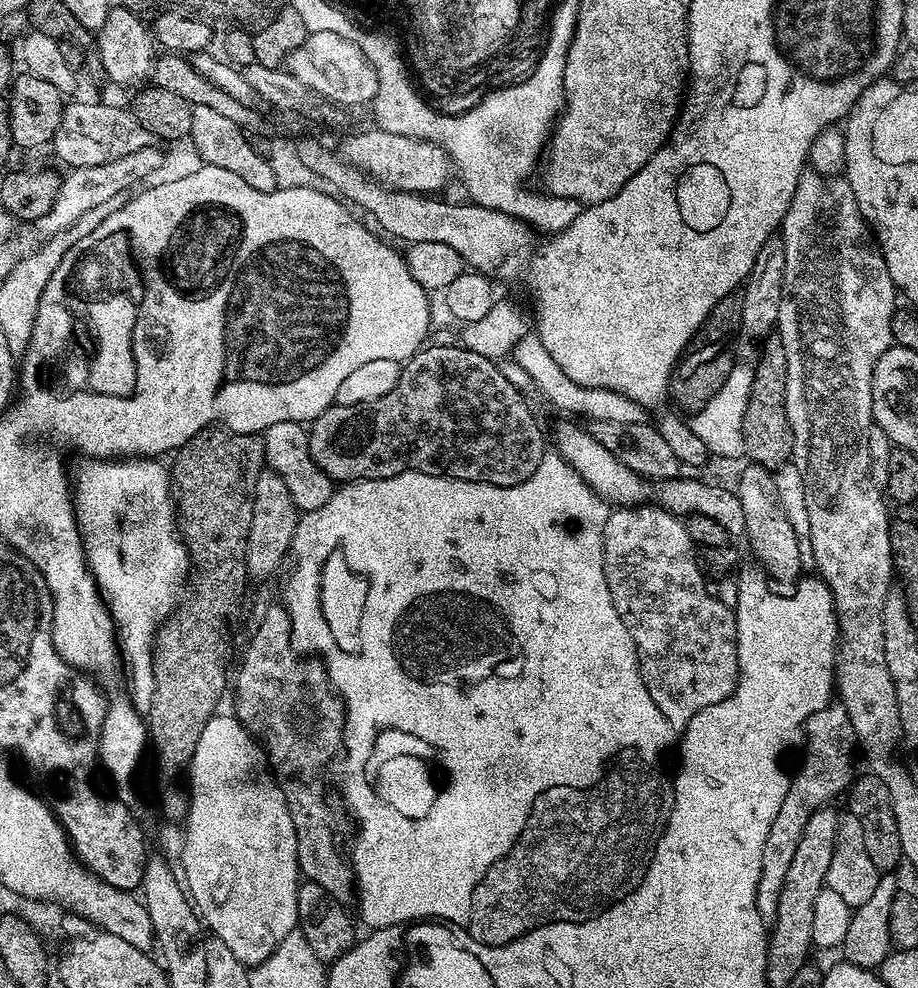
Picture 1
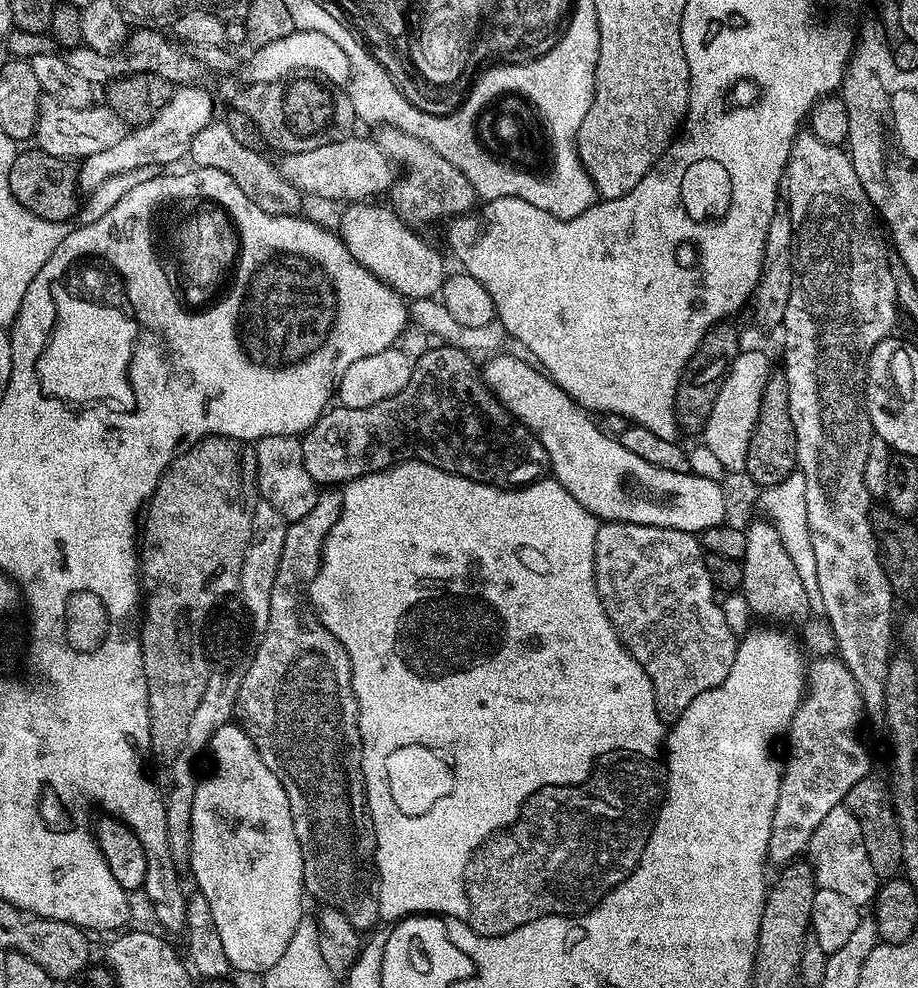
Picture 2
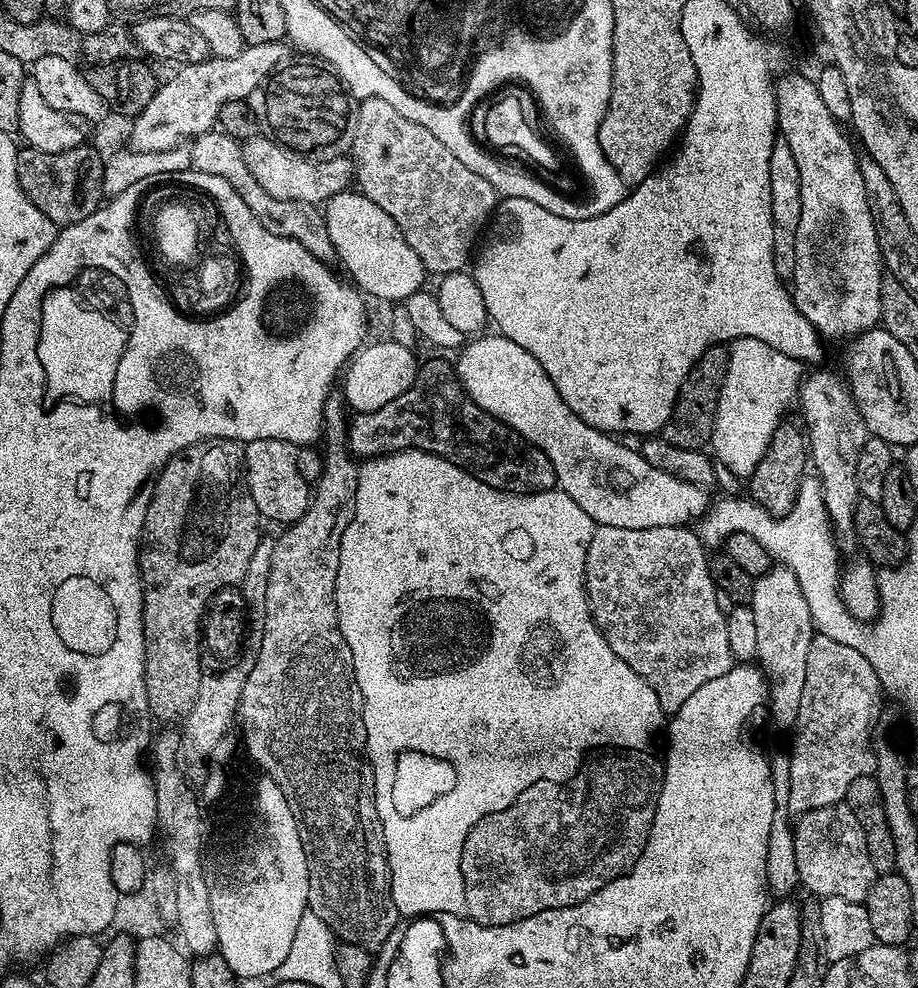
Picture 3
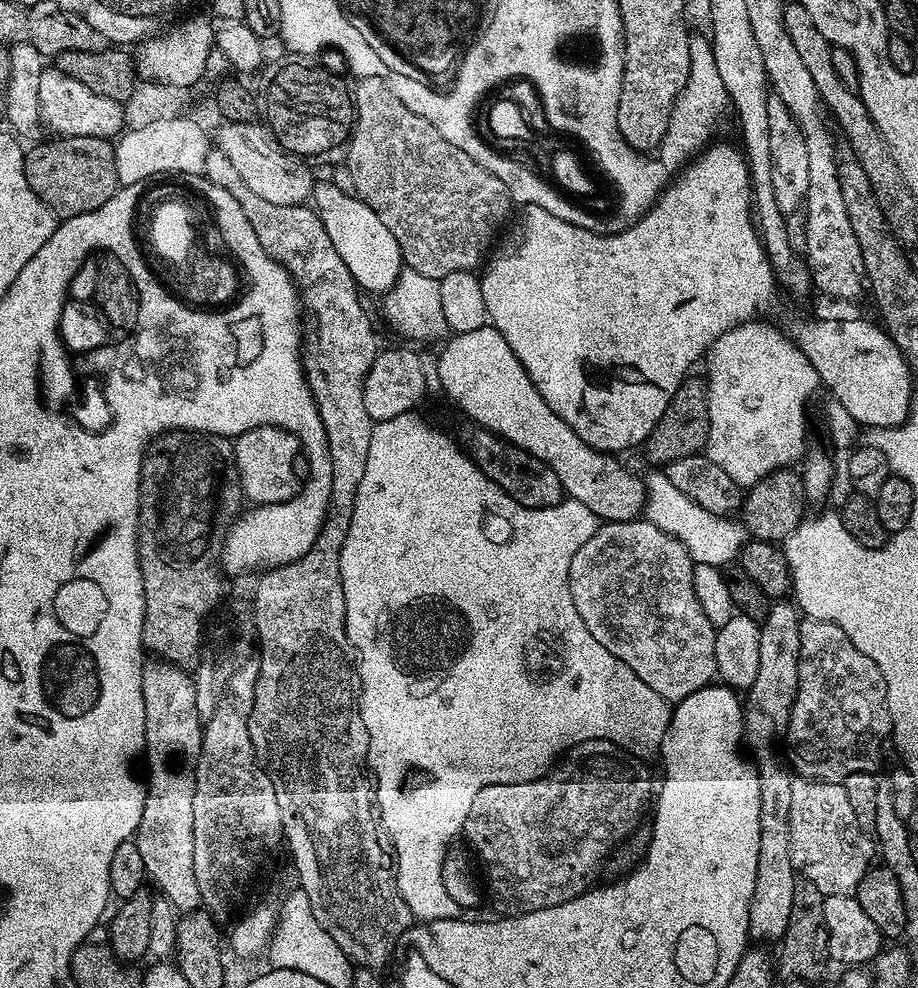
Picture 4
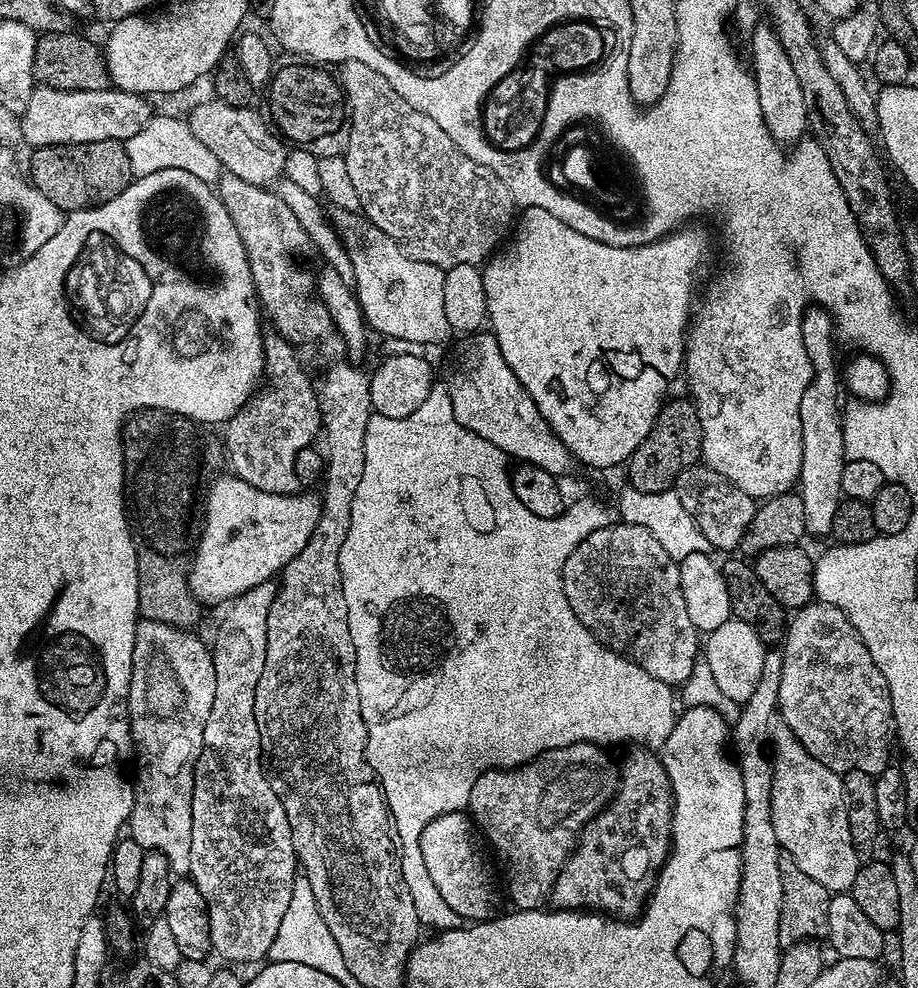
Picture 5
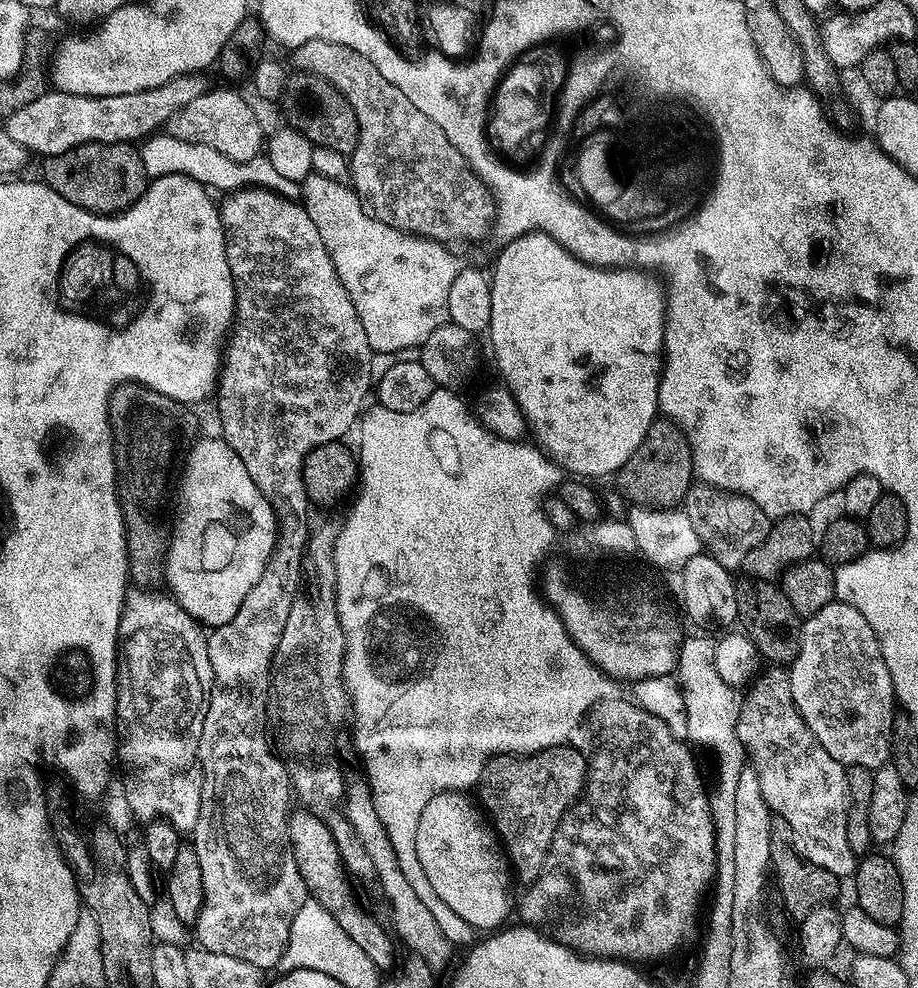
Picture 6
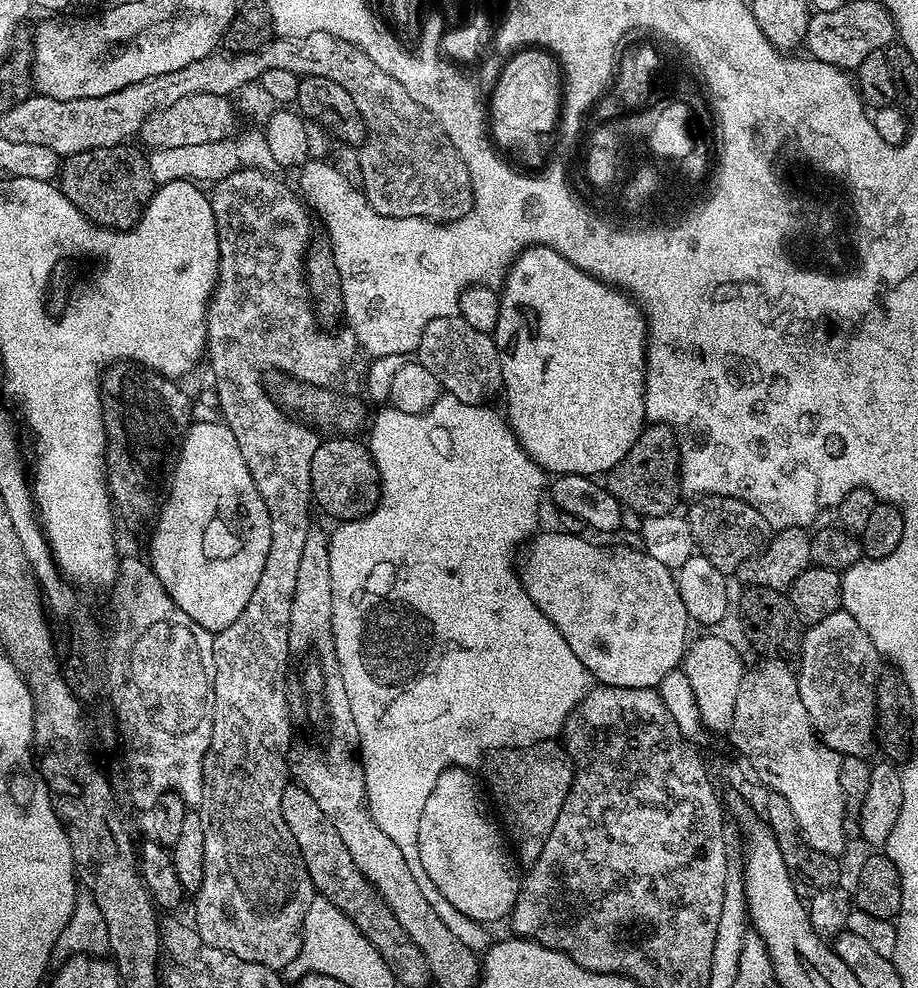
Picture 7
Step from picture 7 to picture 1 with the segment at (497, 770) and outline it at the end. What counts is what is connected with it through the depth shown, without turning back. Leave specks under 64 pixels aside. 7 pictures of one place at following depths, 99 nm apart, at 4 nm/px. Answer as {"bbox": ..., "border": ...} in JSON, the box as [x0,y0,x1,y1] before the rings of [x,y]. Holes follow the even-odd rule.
{"bbox":[466,758,672,949],"border":[[[644,758],[636,760],[624,760],[620,768],[613,772],[608,771],[595,786],[590,788],[571,788],[570,786],[554,786],[550,790],[544,791],[536,796],[534,806],[528,815],[526,826],[522,830],[520,837],[514,842],[514,846],[498,862],[486,870],[486,874],[478,882],[478,886],[472,895],[472,913],[466,922],[466,932],[471,939],[478,944],[485,944],[492,949],[498,949],[503,944],[511,944],[518,937],[524,936],[530,930],[534,930],[543,924],[553,924],[554,922],[578,922],[579,920],[589,920],[591,916],[596,916],[599,912],[609,908],[611,904],[616,904],[622,898],[629,896],[633,890],[644,880],[644,875],[648,872],[648,864],[652,860],[652,852],[656,848],[660,836],[664,833],[664,827],[668,824],[670,810],[672,809],[672,785],[669,777],[664,777],[662,773],[655,772],[651,768],[649,761]]]}

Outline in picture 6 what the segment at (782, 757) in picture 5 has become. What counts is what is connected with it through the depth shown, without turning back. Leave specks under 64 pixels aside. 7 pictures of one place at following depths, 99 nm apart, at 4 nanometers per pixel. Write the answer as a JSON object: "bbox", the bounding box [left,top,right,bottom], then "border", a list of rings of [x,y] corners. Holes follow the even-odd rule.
{"bbox":[736,666,858,877],"border":[[[772,666],[769,669],[769,672],[761,671],[743,693],[736,733],[756,769],[758,783],[762,786],[762,798],[766,798],[766,806],[771,810],[773,817],[786,822],[786,826],[798,841],[804,859],[822,870],[830,870],[830,874],[835,876],[851,877],[855,873],[858,857],[854,850],[850,850],[850,841],[846,838],[848,791],[844,777],[845,765],[830,758],[830,754],[826,754],[826,750],[822,750],[822,746],[810,734],[794,706],[794,694],[790,694],[787,671],[780,666]]]}

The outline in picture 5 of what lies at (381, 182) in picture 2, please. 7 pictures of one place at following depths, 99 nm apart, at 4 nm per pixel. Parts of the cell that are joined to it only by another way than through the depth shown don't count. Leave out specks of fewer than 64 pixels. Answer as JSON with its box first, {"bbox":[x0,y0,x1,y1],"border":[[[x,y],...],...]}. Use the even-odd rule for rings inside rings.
{"bbox":[186,98,286,186],"border":[[[211,98],[193,103],[192,112],[186,117],[194,138],[202,142],[218,158],[224,172],[242,178],[242,182],[272,186],[284,176],[286,144],[283,139],[251,107],[239,108]]]}

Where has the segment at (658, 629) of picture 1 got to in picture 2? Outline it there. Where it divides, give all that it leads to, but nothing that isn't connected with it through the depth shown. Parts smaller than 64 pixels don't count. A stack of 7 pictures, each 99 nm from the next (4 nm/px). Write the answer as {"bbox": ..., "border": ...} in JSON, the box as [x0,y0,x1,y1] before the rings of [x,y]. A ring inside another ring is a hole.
{"bbox":[592,520,738,722],"border":[[[609,520],[601,523],[595,529],[592,537],[592,551],[594,552],[594,578],[598,586],[598,594],[602,598],[602,606],[606,610],[614,630],[620,636],[622,643],[627,646],[628,653],[642,666],[642,670],[646,670],[648,683],[654,686],[656,705],[660,711],[661,720],[665,722],[677,720],[682,714],[682,710],[686,710],[686,706],[690,706],[690,702],[694,702],[694,698],[698,698],[698,694],[706,694],[706,690],[714,690],[726,679],[726,674],[730,674],[730,666],[734,666],[734,654],[738,643],[738,636],[726,624],[722,608],[714,602],[714,585],[704,561],[706,553],[701,548],[699,539],[693,533],[673,528],[642,526],[641,524]]]}

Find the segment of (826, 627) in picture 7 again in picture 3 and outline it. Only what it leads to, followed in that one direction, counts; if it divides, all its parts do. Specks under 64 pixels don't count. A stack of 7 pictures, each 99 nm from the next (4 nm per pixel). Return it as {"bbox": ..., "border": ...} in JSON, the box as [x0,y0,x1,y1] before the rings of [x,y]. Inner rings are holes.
{"bbox":[787,634,886,814],"border":[[[819,634],[813,635],[812,641],[810,642],[810,654],[806,657],[806,687],[802,690],[802,702],[798,706],[798,718],[790,729],[790,735],[792,735],[792,749],[787,753],[790,758],[789,813],[803,814],[810,810],[833,807],[844,800],[846,790],[850,790],[850,782],[875,773],[876,755],[872,749],[872,732],[877,724],[880,723],[880,714],[886,704],[886,693],[884,689],[880,687],[880,677],[881,675],[878,669],[874,666],[870,666],[870,662],[866,658],[862,658],[862,654],[858,654],[858,650],[854,650],[854,646],[845,646],[843,642],[834,642],[834,638],[826,638]]]}

